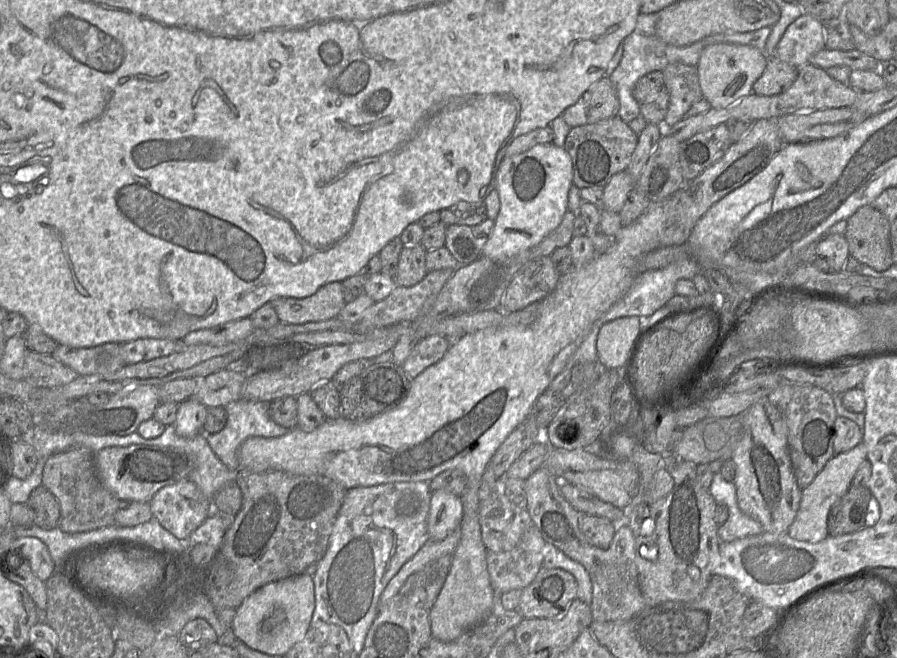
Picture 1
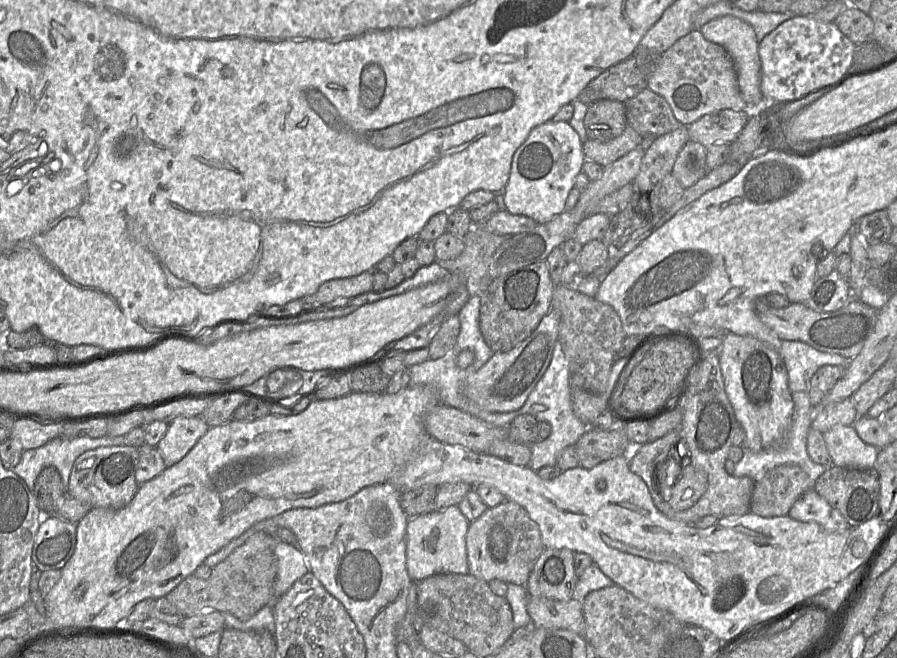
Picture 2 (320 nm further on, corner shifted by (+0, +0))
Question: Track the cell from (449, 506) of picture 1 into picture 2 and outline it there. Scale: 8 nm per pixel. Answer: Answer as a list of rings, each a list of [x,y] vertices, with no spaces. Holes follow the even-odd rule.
[[[449,506],[409,519],[406,527],[406,567],[413,581],[436,574],[469,574],[466,534],[470,522],[458,506]]]

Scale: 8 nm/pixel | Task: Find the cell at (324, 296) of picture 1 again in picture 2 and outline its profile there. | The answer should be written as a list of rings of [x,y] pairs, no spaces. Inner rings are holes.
[[[373,270],[348,278],[333,279],[320,285],[315,297],[320,305],[338,304],[372,291]]]

